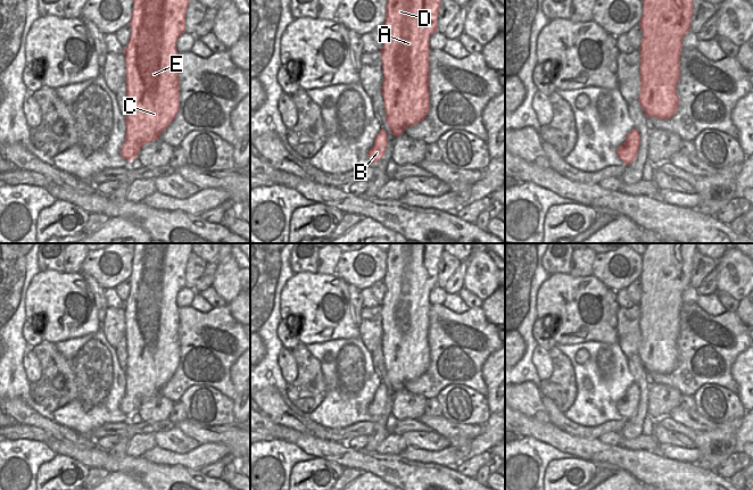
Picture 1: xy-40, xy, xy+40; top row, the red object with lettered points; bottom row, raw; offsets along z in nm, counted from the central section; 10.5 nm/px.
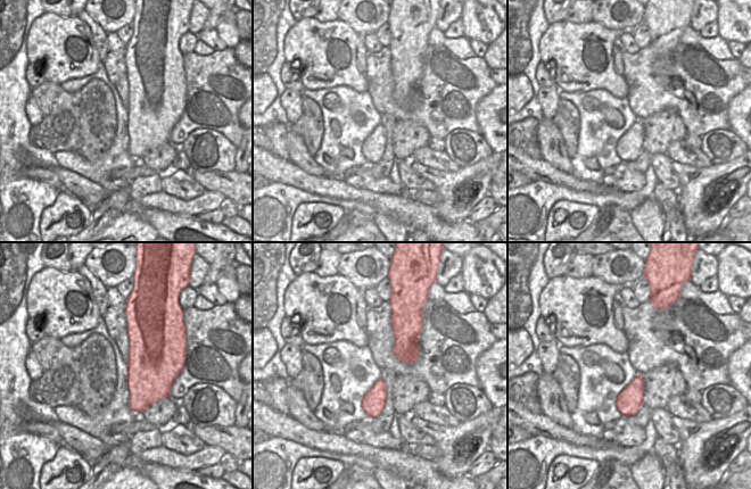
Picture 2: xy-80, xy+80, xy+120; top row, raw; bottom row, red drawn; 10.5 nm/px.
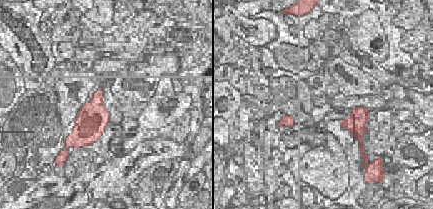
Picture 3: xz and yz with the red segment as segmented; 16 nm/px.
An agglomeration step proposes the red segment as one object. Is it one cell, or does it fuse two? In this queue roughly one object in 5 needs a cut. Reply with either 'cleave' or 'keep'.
keep

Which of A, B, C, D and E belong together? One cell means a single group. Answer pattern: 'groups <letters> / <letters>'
groups A B C D E

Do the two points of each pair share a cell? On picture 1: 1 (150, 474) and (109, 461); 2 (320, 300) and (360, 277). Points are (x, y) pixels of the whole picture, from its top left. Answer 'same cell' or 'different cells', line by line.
1: same cell
2: different cells

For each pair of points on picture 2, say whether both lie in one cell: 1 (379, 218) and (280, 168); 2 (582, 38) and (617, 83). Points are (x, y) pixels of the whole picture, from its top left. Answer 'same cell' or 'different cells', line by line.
1: different cells
2: same cell

